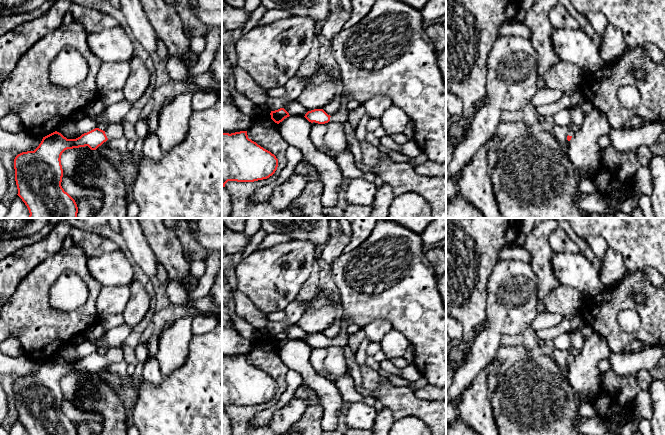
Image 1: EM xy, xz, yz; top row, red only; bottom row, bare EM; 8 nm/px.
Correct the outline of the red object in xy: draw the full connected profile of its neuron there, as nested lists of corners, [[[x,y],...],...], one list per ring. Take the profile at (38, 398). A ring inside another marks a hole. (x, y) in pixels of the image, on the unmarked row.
[[[120,346],[108,349],[104,355],[95,352],[76,363],[67,363],[57,355],[43,361],[34,375],[22,376],[14,383],[17,419],[25,427],[29,435],[78,435],[75,424],[61,410],[63,393],[60,383],[62,377],[67,373],[85,370],[88,370],[91,374],[96,374],[108,363],[122,360],[124,360],[123,348]]]

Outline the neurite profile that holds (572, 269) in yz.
[[[554,253],[552,269],[561,284],[578,290],[586,298],[596,297],[605,289],[600,270],[581,253]]]

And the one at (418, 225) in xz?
[[[378,218],[396,222],[417,234],[421,234],[425,228],[436,218]]]

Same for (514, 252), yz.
[[[516,243],[506,246],[501,251],[499,251],[499,257],[500,259],[513,259],[530,263],[530,253],[526,251],[523,246],[517,246]]]

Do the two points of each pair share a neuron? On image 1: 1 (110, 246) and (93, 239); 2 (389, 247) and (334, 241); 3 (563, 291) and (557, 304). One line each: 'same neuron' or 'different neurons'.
1: same neuron
2: different neurons
3: same neuron

